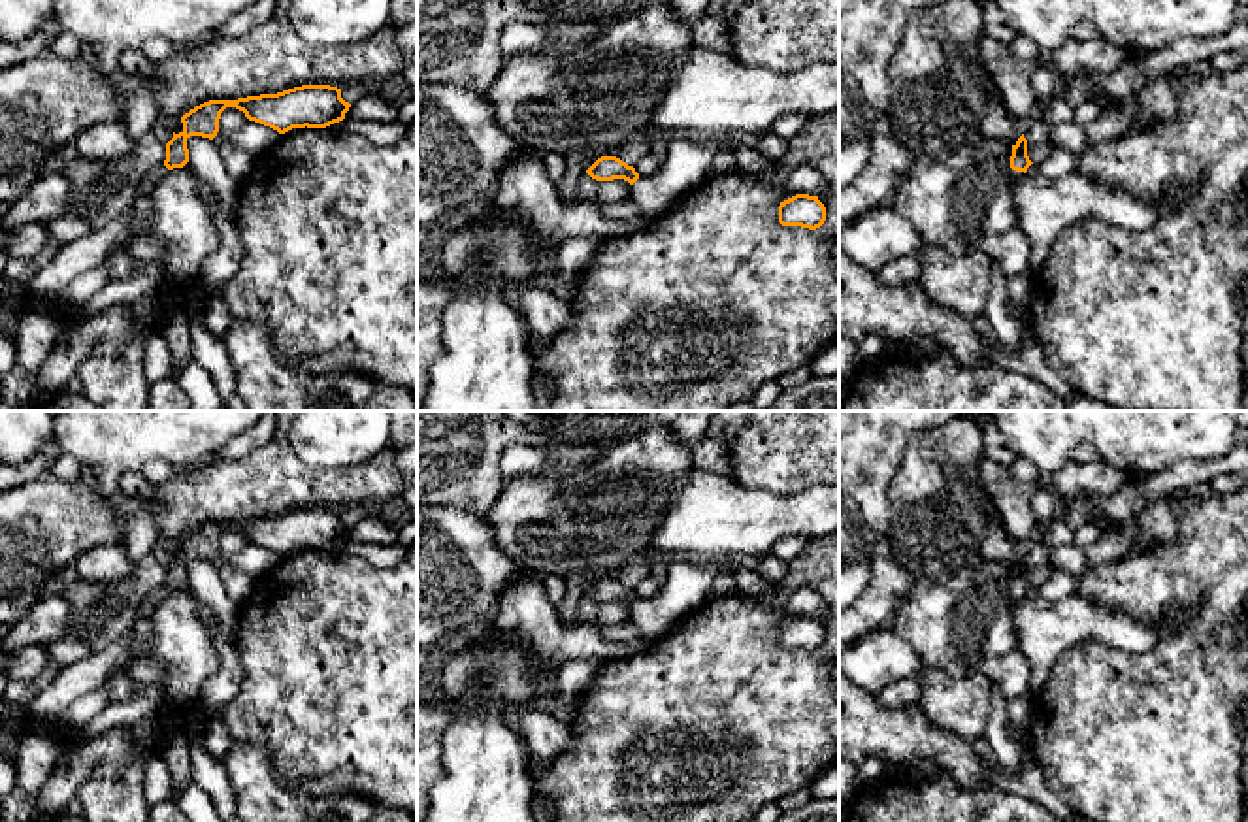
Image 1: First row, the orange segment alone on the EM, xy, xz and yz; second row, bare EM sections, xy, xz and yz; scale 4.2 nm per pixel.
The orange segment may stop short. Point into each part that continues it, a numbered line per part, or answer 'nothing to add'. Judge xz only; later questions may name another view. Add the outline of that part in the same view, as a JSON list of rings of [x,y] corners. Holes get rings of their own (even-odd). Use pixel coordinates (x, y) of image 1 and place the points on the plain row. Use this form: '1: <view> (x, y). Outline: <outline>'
nothing to add

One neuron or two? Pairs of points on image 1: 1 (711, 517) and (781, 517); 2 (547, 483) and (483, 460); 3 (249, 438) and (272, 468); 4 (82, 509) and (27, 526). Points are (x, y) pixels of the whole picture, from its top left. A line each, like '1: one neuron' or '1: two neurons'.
1: one neuron
2: two neurons
3: two neurons
4: one neuron

